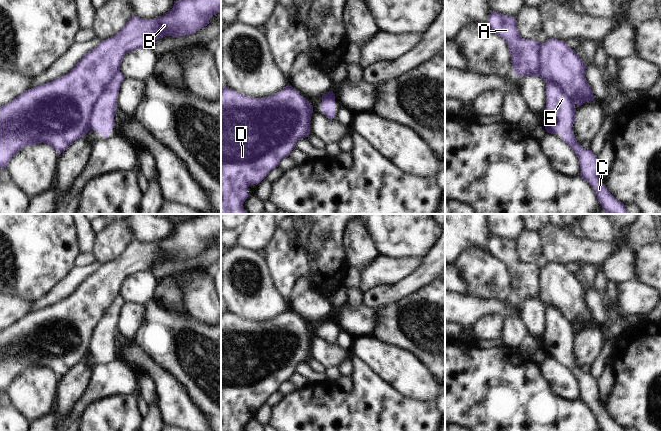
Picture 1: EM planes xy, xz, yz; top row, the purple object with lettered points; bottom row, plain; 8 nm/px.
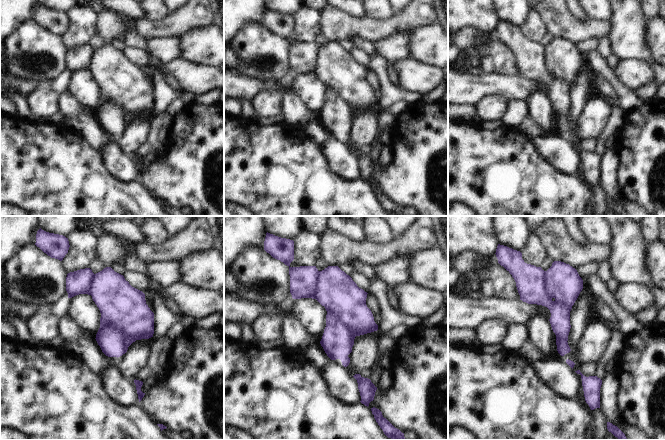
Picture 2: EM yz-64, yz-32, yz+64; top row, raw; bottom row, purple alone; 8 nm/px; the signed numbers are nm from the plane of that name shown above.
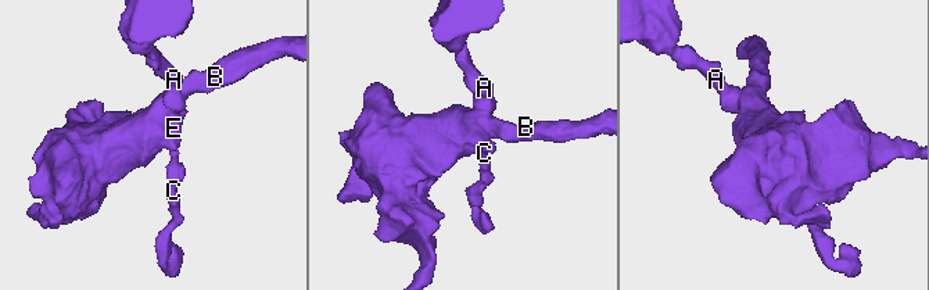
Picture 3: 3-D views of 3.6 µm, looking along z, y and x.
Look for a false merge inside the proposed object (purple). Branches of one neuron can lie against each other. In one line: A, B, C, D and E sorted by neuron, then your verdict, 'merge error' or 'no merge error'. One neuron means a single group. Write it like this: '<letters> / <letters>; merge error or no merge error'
A B C D E; no merge error

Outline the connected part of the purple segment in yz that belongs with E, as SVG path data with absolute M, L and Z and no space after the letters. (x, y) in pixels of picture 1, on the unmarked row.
M491 235L488 241L488 251L492 256L507 265L511 277L514 298L517 300L538 300L546 305L545 318L547 321L543 348L548 357L560 357L563 365L570 370L579 383L580 401L594 413L602 431L625 431L605 411L599 399L597 380L591 374L586 374L576 365L572 354L575 345L575 331L595 323L591 311L585 302L587 290L564 264L548 263L540 268L537 264L524 263L517 254L515 241Z

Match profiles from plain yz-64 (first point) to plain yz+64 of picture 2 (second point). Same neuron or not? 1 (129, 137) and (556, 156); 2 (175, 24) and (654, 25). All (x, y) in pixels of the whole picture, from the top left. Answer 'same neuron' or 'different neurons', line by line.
1: different neurons
2: different neurons

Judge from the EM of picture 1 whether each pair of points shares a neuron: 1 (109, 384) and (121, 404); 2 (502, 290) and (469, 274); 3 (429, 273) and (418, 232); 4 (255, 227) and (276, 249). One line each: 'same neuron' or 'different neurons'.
1: different neurons
2: same neuron
3: different neurons
4: different neurons

